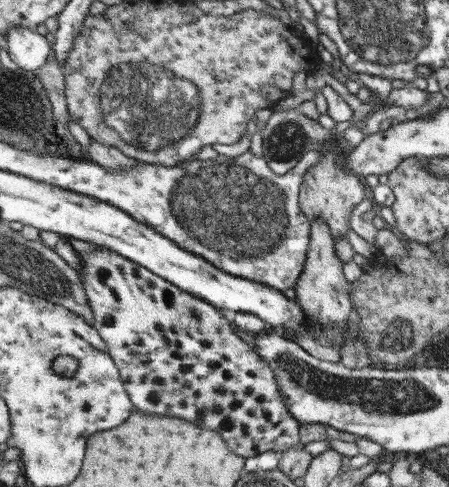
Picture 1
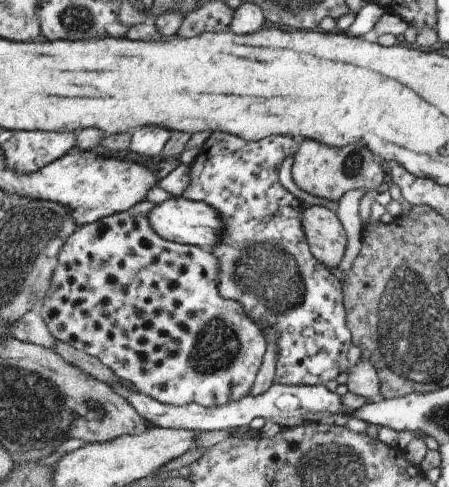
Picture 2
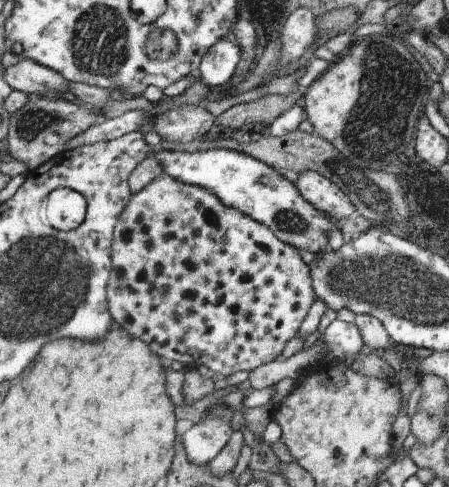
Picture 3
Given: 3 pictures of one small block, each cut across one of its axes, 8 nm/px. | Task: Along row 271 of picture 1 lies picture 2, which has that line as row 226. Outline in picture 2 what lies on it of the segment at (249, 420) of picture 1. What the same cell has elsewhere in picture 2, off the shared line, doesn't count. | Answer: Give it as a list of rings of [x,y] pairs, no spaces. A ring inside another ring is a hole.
[[[127,212],[123,214],[115,214],[109,216],[101,222],[77,228],[77,232],[67,240],[67,244],[63,246],[61,254],[59,254],[59,266],[53,274],[53,284],[41,304],[41,314],[51,330],[51,334],[59,340],[59,342],[67,342],[71,346],[75,346],[81,352],[87,352],[95,358],[99,358],[105,366],[113,368],[115,374],[119,376],[119,382],[133,382],[137,392],[143,392],[167,406],[189,406],[189,404],[201,404],[205,408],[215,408],[215,406],[229,406],[231,402],[239,402],[243,398],[247,398],[257,382],[257,376],[261,374],[261,366],[265,362],[265,354],[269,350],[269,340],[265,330],[261,328],[261,324],[257,324],[245,310],[245,306],[237,300],[227,300],[221,290],[219,290],[219,272],[221,268],[221,260],[207,248],[201,246],[187,246],[187,244],[179,244],[179,242],[169,242],[165,238],[161,238],[161,234],[157,234],[157,230],[153,230],[149,216],[129,216]]]

